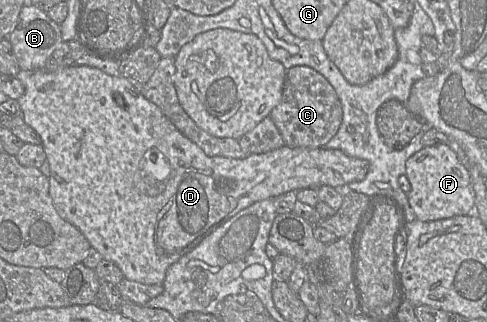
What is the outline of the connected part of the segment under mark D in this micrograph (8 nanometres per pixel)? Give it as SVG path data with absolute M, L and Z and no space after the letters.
M72 65L56 72L47 72L43 69L33 72L20 70L16 77L25 86L24 94L17 100L22 110L22 117L25 123L41 137L46 160L50 165L49 193L57 213L77 227L103 259L114 262L122 271L124 278L139 283L162 285L170 265L193 250L216 227L257 201L277 198L288 192L306 188L317 189L321 186L341 188L352 182L362 181L369 169L366 160L350 157L337 149L325 148L291 148L284 145L273 151L250 154L242 159L208 156L196 143L182 134L156 104L145 98L133 82L123 76L109 75L96 67Z

